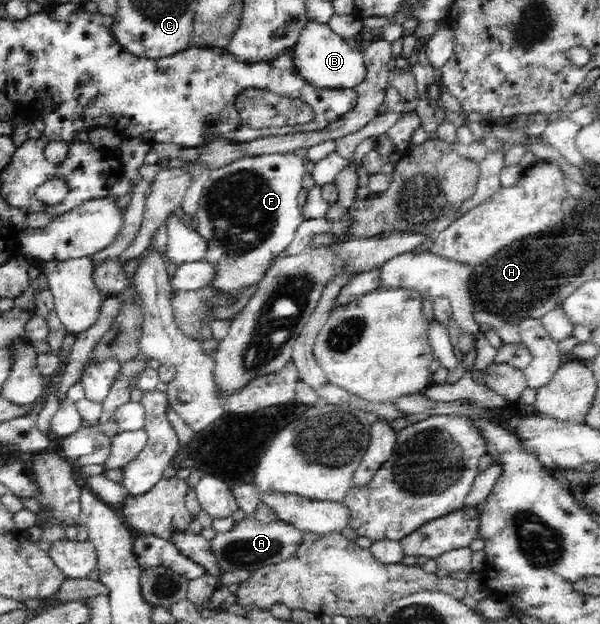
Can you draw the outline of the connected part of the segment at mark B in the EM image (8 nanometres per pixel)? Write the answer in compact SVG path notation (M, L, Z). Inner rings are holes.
M307 18L305 26L299 32L299 38L291 50L295 70L313 86L332 90L353 90L367 76L363 51L351 47L325 22Z

